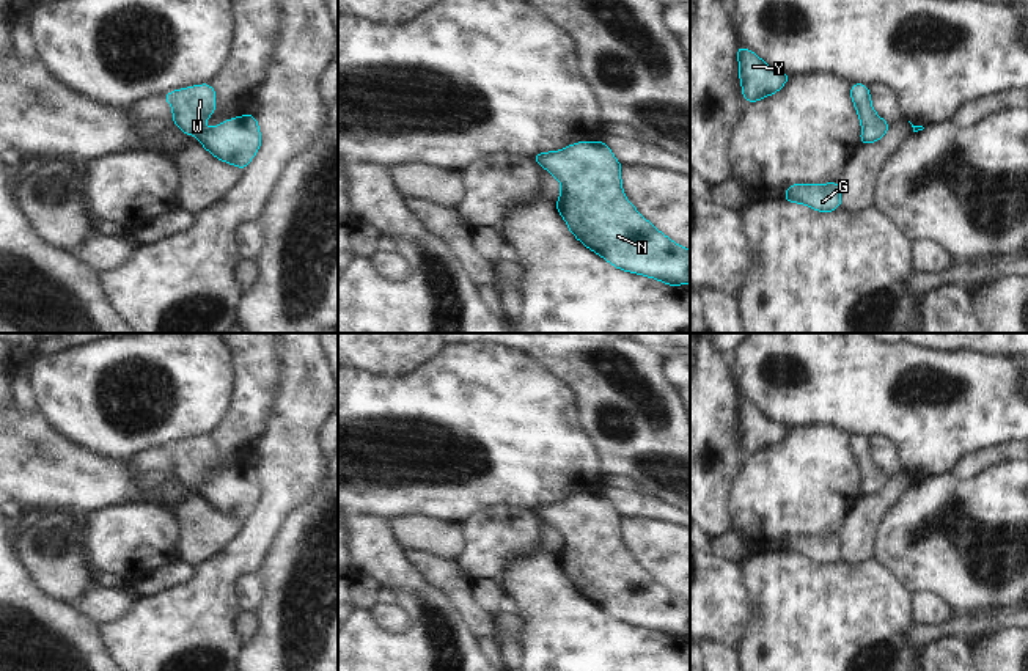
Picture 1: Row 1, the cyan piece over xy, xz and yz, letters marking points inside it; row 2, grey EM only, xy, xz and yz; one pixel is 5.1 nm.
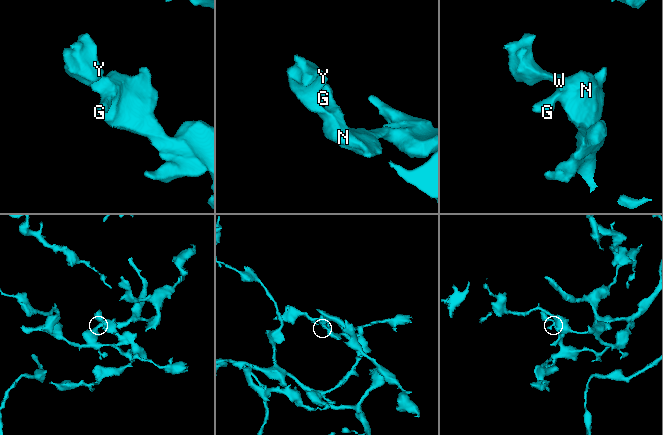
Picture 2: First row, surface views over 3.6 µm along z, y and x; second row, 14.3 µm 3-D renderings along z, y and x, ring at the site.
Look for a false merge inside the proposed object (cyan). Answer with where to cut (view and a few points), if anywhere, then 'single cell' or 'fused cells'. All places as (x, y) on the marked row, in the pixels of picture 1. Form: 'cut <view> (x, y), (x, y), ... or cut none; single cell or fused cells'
cut none; single cell

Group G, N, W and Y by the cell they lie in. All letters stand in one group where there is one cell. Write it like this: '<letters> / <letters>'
G N W Y

